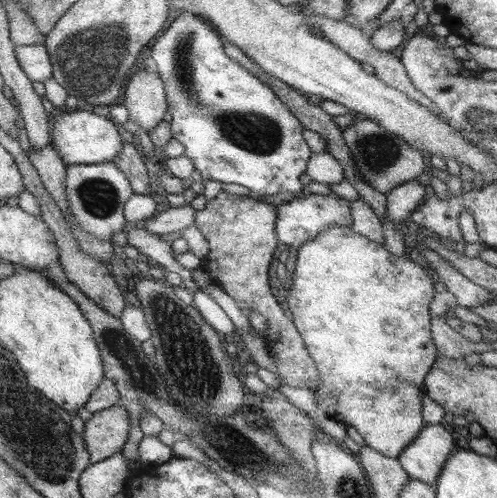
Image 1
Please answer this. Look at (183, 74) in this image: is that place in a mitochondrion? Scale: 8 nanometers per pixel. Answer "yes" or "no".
yes

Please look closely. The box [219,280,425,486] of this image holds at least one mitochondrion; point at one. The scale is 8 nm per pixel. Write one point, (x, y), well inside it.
(290, 428)

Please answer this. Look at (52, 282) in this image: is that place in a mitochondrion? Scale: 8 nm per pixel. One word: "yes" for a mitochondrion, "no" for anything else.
no

